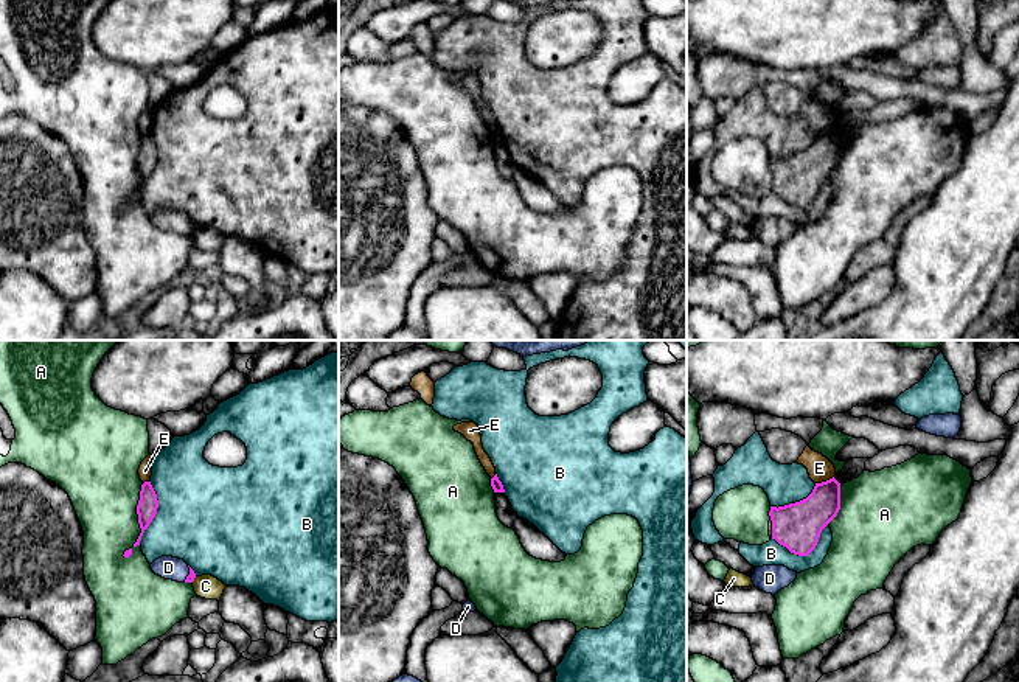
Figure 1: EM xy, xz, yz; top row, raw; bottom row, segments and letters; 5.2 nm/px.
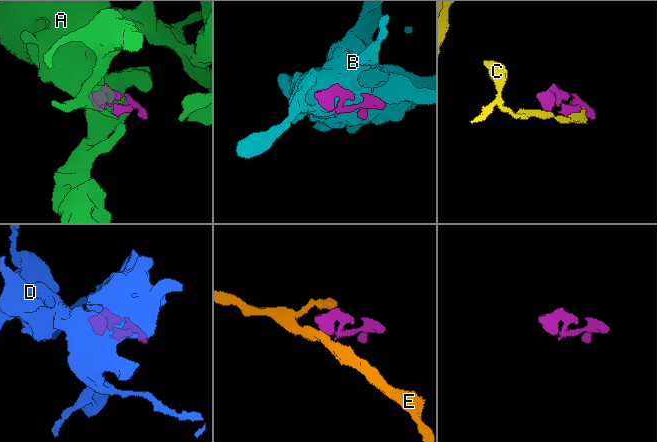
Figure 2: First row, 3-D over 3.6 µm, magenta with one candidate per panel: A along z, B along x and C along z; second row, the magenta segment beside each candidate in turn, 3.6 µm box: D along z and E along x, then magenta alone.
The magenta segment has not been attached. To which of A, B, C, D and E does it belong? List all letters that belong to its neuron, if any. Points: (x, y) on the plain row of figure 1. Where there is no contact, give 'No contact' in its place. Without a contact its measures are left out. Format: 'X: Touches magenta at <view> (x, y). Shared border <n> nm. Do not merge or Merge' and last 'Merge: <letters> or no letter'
A: Touches magenta at xy (139, 174). Shared border 400 nm. Do not merge
B: Touches magenta at yz (803, 207). Shared border 300 nm. Do not merge
C: Touches magenta at xy (193, 232). Shared border 40 nm. Do not merge
D: Touches magenta at xy (190, 226). Shared border 90 nm. Merge
E: Touches magenta at yz (824, 134). Shared border 100 nm. Do not merge
Merge: D

